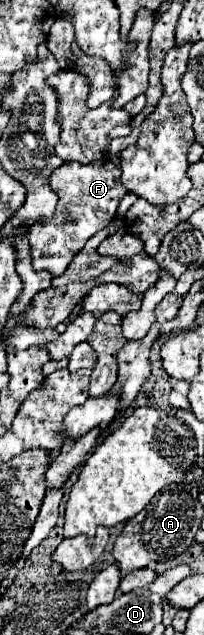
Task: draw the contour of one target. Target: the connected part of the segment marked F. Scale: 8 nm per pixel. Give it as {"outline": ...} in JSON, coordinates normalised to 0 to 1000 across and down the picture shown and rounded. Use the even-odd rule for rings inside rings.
{"outline":[[[534,250],[397,260],[397,257],[319,257],[250,276],[250,294],[289,307],[279,332],[250,345],[181,348],[142,361],[142,383],[152,383],[152,405],[172,424],[230,424],[270,436],[309,433],[348,408],[417,389],[426,376],[475,364],[515,361],[574,332],[574,323],[613,310],[603,288],[583,285],[593,266],[544,257]]]}

